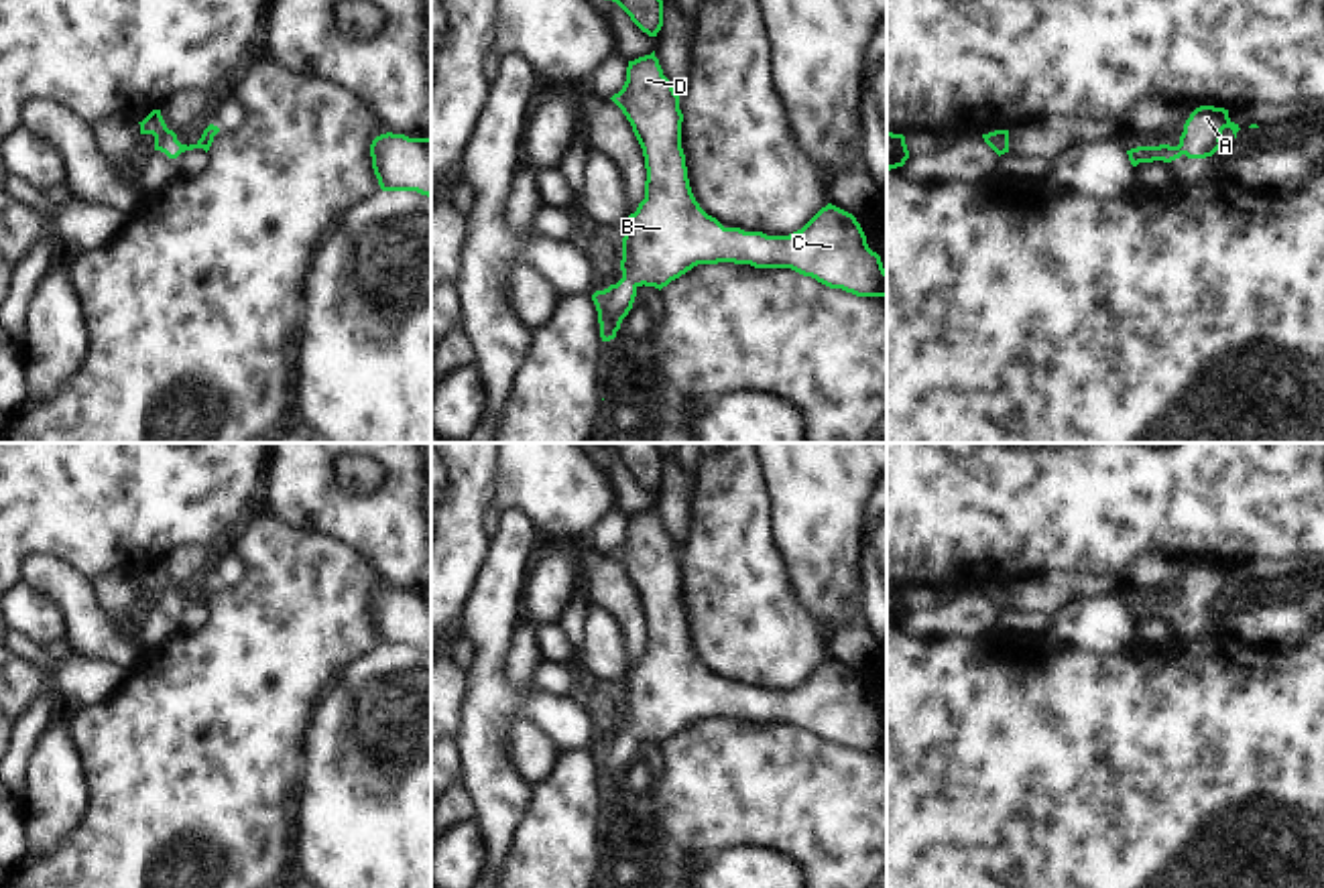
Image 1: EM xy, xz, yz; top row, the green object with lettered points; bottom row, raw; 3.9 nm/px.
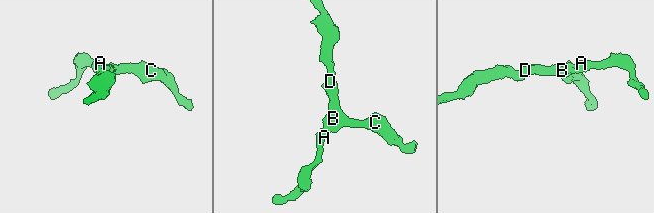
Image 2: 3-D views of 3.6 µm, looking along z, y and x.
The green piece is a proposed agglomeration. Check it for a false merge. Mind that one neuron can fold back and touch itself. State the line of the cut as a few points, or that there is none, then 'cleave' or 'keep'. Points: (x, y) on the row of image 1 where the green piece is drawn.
cut none; keep

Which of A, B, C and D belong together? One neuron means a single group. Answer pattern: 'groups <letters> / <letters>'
groups A B C D

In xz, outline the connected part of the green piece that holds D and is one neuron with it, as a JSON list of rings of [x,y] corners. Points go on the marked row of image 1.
[[[655,51],[628,61],[626,81],[610,100],[622,110],[643,148],[647,181],[645,199],[624,221],[622,278],[592,295],[602,341],[616,337],[622,319],[633,309],[639,287],[645,284],[661,291],[698,264],[734,262],[755,268],[791,268],[830,289],[842,289],[856,297],[887,297],[887,270],[883,268],[881,256],[868,248],[856,217],[832,203],[822,207],[801,230],[789,236],[724,228],[700,207],[689,187],[681,148],[683,114],[679,110],[679,96],[663,75]]]

